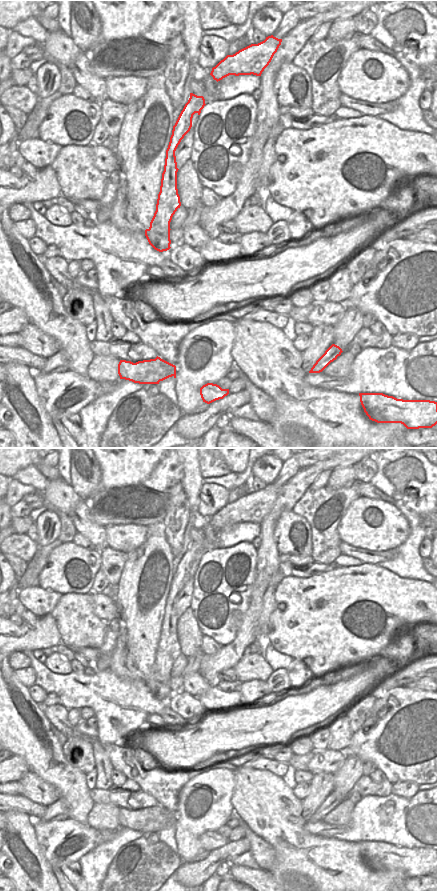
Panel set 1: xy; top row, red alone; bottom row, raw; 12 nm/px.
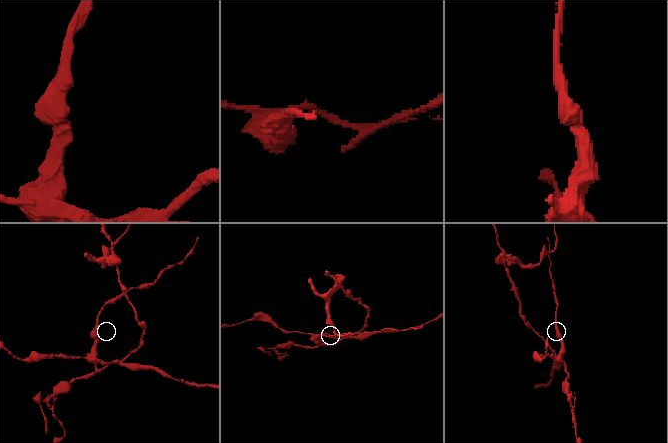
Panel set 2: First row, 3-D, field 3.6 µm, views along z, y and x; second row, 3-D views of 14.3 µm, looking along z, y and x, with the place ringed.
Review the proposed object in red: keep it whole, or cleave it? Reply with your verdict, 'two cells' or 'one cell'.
two cells

